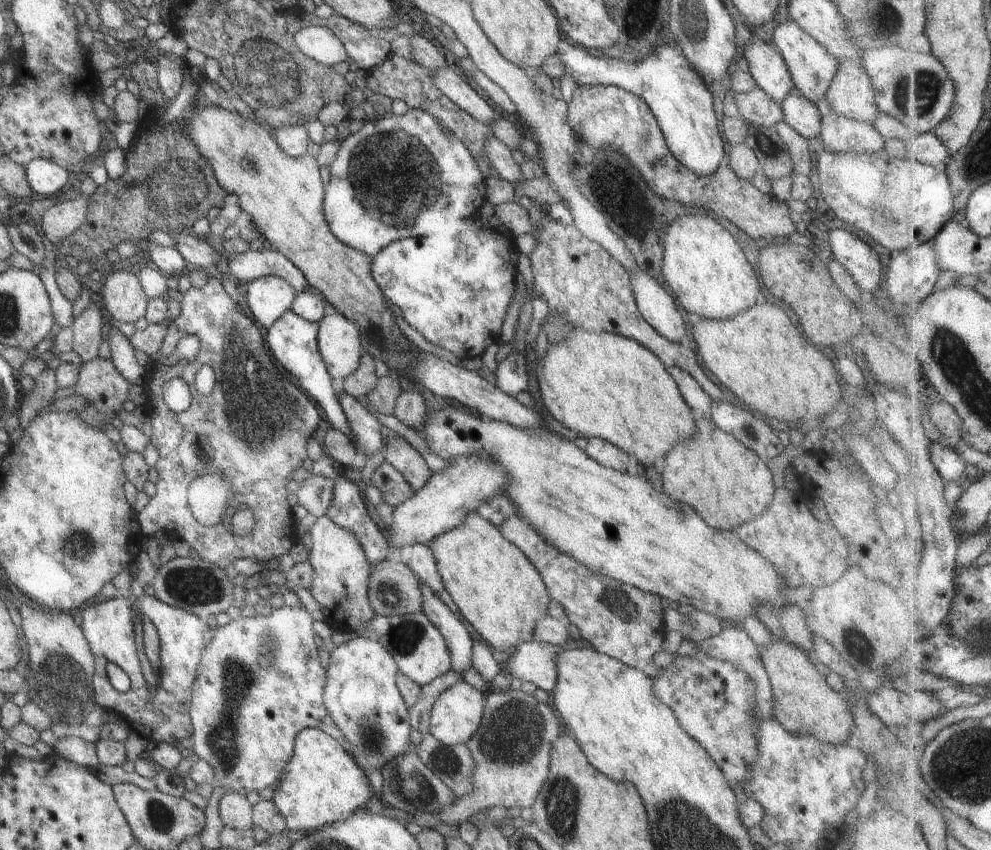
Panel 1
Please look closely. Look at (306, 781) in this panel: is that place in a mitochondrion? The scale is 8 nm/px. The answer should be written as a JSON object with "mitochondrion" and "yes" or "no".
{"mitochondrion":"no"}

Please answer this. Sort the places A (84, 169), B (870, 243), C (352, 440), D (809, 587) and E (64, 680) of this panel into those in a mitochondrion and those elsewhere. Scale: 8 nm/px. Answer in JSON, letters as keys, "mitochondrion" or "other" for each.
{"A":"other","B":"other","C":"other","D":"other","E":"mitochondrion"}

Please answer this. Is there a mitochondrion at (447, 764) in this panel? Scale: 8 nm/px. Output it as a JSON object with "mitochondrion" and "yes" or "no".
{"mitochondrion":"yes"}

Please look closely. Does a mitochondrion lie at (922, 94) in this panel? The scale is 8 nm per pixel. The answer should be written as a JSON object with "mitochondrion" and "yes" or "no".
{"mitochondrion":"yes"}

